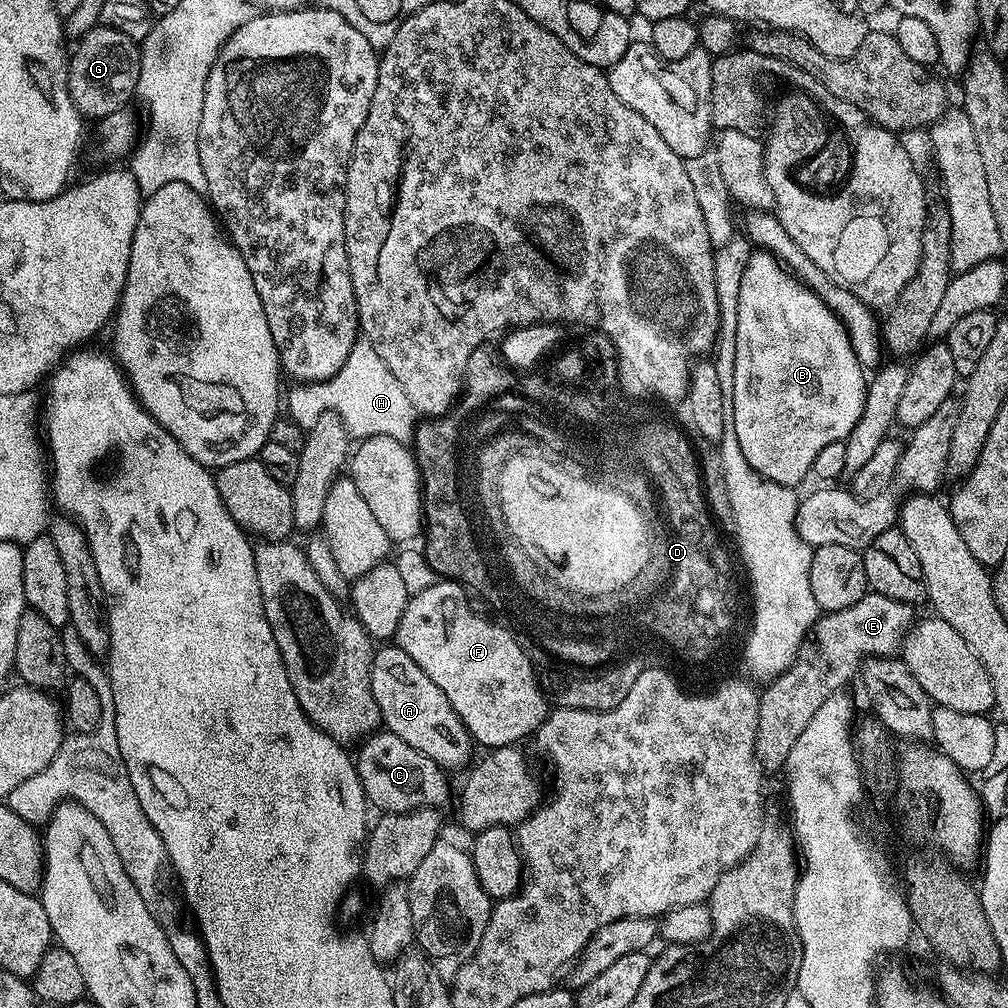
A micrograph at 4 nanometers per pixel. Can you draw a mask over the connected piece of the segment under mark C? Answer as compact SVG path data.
M377 730L371 736L366 736L359 741L356 750L357 752L354 752L356 773L362 782L362 790L368 798L368 803L373 809L381 808L379 811L384 814L413 812L416 808L439 809L440 804L447 802L448 780L444 777L447 776L445 769L441 768L439 764L435 764L430 758L426 758L426 754L414 750L414 746L406 746L406 742L402 742L402 738L398 738L398 734L387 730Z

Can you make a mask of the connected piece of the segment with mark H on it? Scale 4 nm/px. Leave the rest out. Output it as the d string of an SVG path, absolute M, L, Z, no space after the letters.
M363 338L357 339L350 350L346 362L340 370L328 380L319 384L301 383L296 388L287 389L286 412L293 421L304 430L315 422L316 417L329 410L350 420L350 436L353 441L359 442L371 436L389 436L398 442L411 445L412 435L416 432L418 414L414 406L410 406L410 398L398 386L398 378L386 370L386 362L378 358L374 346Z

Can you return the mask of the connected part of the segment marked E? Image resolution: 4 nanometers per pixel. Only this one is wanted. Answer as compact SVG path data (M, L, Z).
M867 591L854 606L846 606L846 610L837 612L825 612L817 620L816 624L804 636L800 644L800 653L790 667L781 672L771 681L768 689L760 692L760 705L758 706L758 734L756 735L756 757L760 759L760 765L765 773L780 772L783 769L786 758L793 748L794 742L798 742L802 730L814 714L818 714L818 706L826 702L836 692L843 692L849 686L852 679L856 680L861 667L868 657L895 657L903 649L904 640L914 623L913 605L906 602L898 602L894 598L886 598L886 594L878 594Z

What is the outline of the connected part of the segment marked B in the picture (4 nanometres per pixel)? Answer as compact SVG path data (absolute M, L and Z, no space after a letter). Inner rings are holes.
M756 250L751 253L746 270L743 271L742 284L739 287L738 293L738 326L737 326L737 354L735 355L734 363L734 434L738 434L738 446L742 446L742 456L746 458L746 462L750 462L750 466L760 476L765 476L770 482L778 482L782 486L790 489L795 489L796 484L800 484L804 479L809 479L812 467L814 466L814 457L826 446L830 446L830 442L838 442L839 440L845 441L850 434L850 430L854 430L854 426L864 416L864 389L866 387L866 372L865 369L860 367L858 358L854 354L854 346L850 346L850 338L844 330L844 321L839 320L830 309L826 306L826 302L822 302L820 296L816 296L812 291L804 285L801 280L796 279L783 264L780 263L776 257L770 255L769 252L763 250Z

